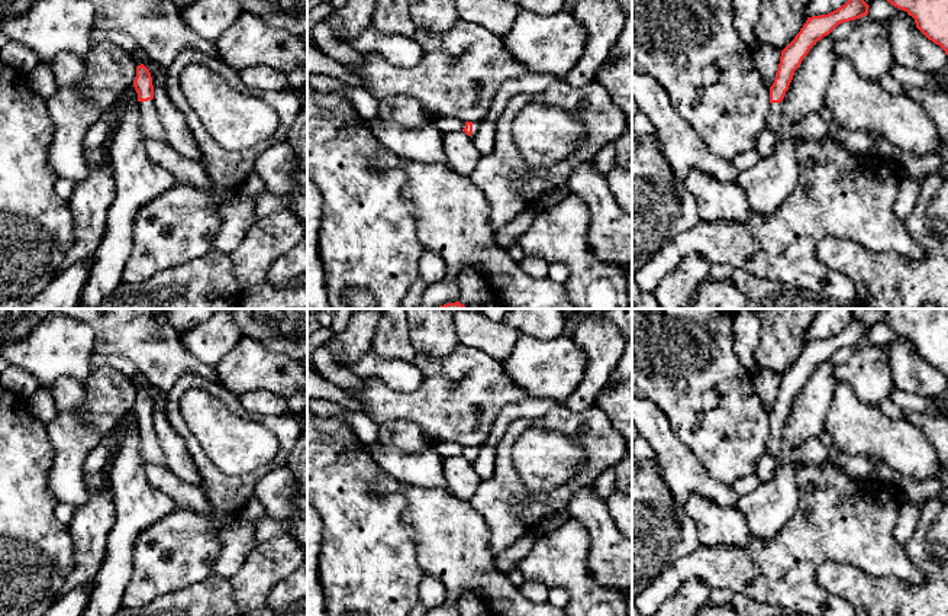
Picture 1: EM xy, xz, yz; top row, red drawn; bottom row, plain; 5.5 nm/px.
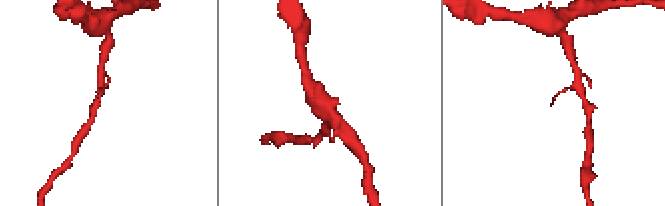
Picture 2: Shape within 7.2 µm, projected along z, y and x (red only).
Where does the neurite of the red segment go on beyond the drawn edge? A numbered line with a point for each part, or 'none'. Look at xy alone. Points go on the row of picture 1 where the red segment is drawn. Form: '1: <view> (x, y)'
1: xy (151, 126)

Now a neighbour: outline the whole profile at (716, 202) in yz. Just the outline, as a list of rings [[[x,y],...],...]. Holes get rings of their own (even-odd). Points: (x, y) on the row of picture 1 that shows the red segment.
[[[690,170],[683,184],[696,200],[700,220],[741,225],[748,222],[751,209],[739,183],[718,181],[700,170]]]

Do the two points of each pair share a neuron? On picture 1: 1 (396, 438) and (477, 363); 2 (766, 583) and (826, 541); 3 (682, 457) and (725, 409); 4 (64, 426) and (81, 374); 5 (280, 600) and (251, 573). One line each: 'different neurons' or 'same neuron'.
1: different neurons
2: same neuron
3: different neurons
4: different neurons
5: different neurons

